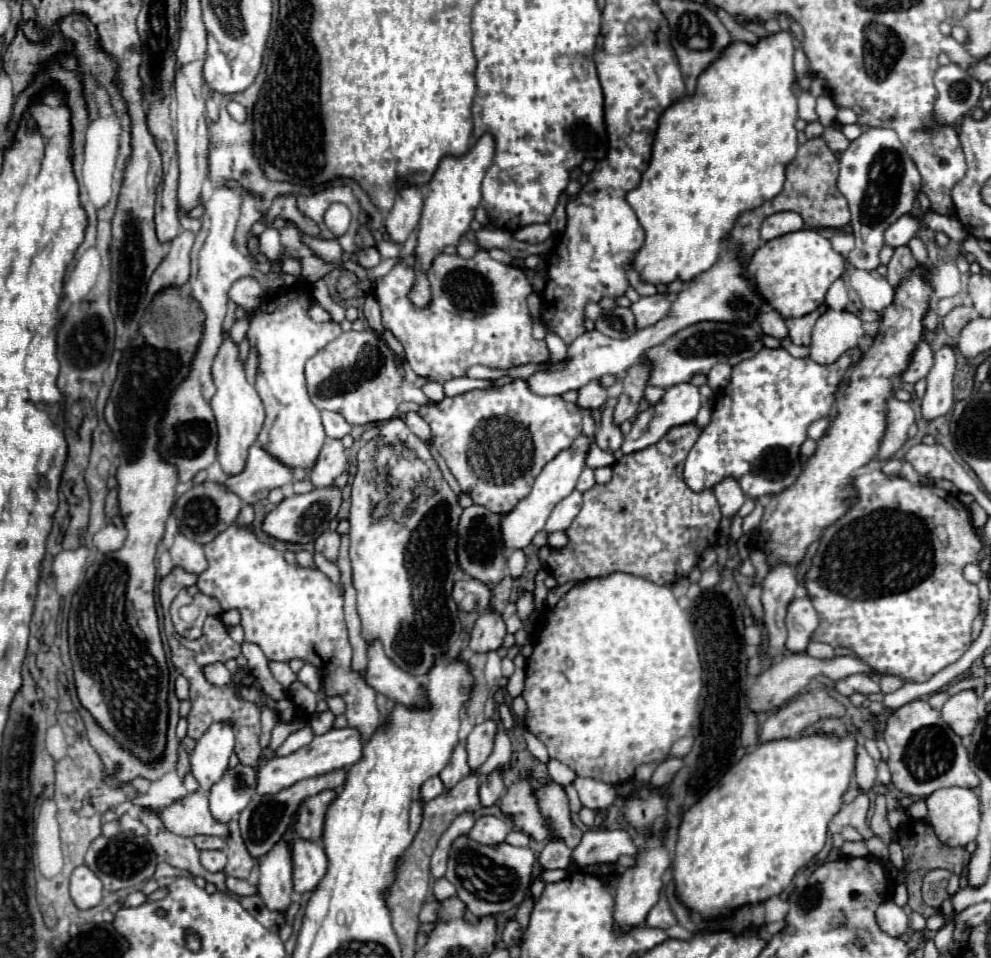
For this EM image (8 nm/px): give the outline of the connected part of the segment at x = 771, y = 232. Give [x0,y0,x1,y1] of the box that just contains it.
[761,211,805,241]

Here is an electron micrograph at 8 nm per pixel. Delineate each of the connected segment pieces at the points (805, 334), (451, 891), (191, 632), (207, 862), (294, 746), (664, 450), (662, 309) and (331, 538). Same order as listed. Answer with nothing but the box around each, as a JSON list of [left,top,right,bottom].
[[785,305,827,345],[433,877,455,899],[171,587,221,639],[201,851,227,871],[275,725,313,757],[539,423,721,585],[631,281,683,329],[315,531,339,561]]

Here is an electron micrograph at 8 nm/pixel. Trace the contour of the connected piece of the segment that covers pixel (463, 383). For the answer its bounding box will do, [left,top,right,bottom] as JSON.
[445,377,493,397]

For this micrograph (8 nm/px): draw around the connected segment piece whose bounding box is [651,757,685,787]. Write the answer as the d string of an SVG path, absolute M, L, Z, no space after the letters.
M669 757L669 759L665 759L655 771L653 771L653 777L651 777L651 783L653 785L667 785L673 777L675 777L675 773L679 771L679 769L683 769L683 765L685 765L685 761L683 761L683 757Z

